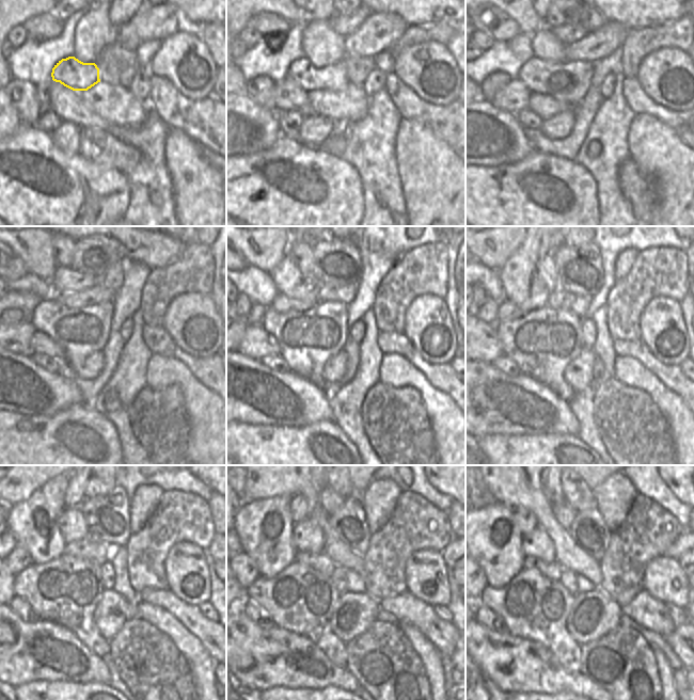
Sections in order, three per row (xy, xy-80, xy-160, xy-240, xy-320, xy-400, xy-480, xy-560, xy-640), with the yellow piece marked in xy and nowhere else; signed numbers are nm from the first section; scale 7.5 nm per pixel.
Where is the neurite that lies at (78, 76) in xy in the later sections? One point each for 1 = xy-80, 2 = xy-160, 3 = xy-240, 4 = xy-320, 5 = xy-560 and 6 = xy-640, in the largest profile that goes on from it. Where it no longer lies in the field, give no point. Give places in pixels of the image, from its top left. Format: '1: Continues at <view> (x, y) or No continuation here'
1: Continues at xy-80 (333, 77)
2: Continues at xy-160 (568, 82)
3: Continues at xy-240 (80, 332)
4: Continues at xy-320 (306, 340)
5: Continues at xy-560 (299, 599)
6: Continues at xy-640 (533, 607)

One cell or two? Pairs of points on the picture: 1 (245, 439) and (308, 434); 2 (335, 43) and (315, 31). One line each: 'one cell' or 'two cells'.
1: one cell
2: one cell

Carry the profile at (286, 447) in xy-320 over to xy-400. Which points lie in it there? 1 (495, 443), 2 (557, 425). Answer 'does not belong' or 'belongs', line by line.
1: belongs
2: does not belong

